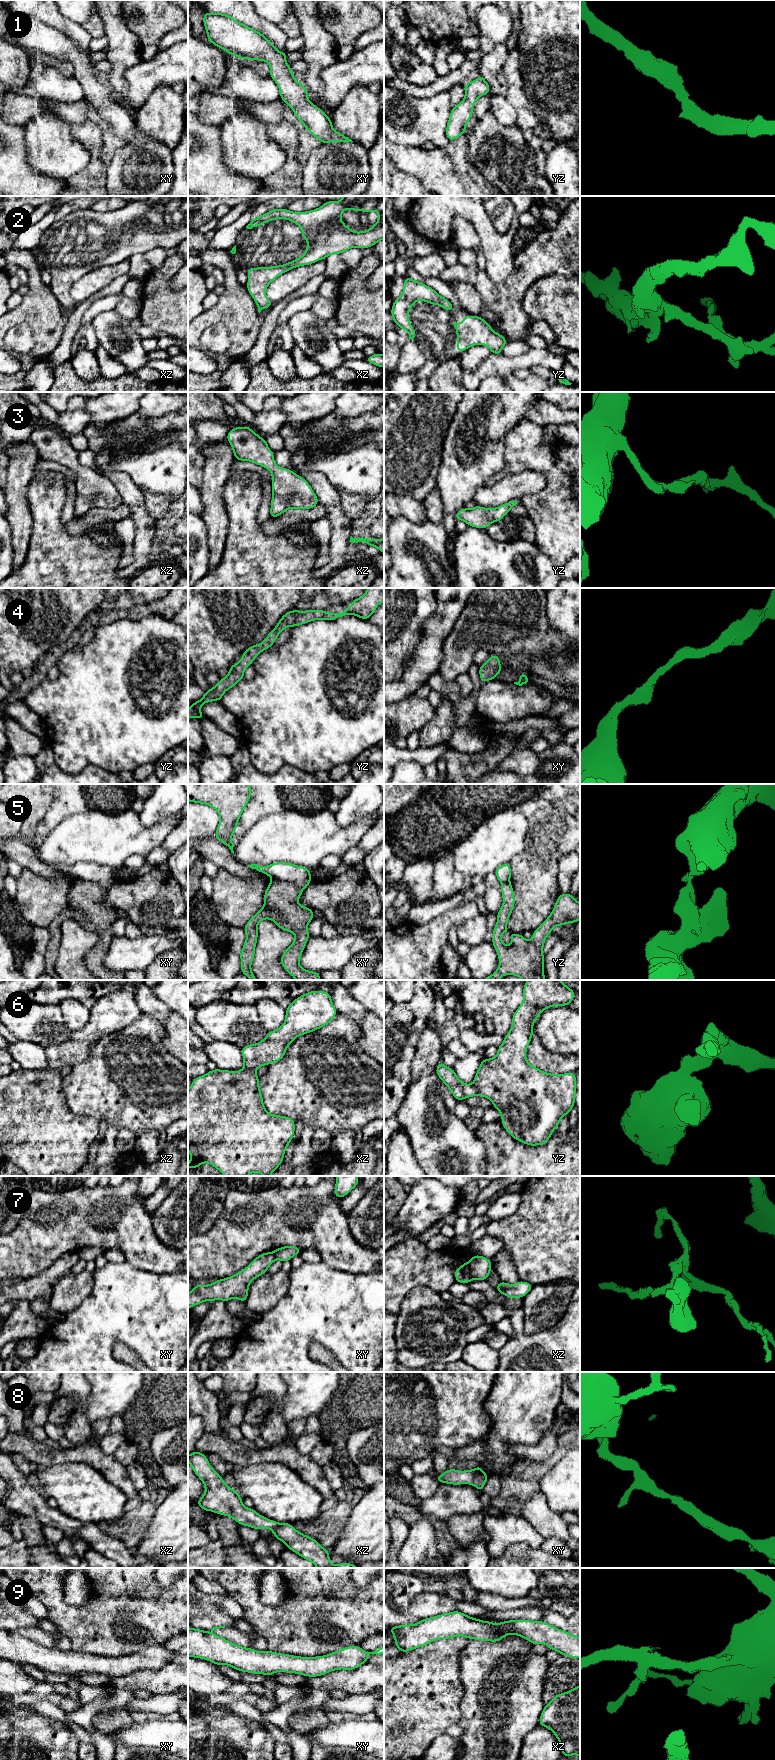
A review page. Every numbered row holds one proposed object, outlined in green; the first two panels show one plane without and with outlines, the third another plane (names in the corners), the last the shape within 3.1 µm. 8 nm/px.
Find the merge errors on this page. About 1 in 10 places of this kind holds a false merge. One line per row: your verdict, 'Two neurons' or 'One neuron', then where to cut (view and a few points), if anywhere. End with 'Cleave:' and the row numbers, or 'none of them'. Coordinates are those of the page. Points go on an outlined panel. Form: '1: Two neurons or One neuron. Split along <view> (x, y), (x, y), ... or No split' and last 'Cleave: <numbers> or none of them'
1: One neuron. No split
2: One neuron. No split
3: One neuron. No split
4: One neuron. No split
5: Two neurons. Split along xy (273, 879), (291, 882), (302, 890)
6: One neuron. No split
7: Two neurons. Split along xz (468, 1262), (472, 1279)
8: One neuron. No split
9: One neuron. No split
Cleave: 5, 7

